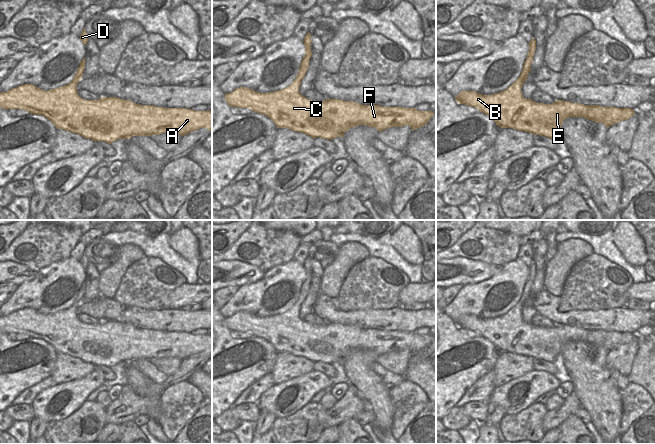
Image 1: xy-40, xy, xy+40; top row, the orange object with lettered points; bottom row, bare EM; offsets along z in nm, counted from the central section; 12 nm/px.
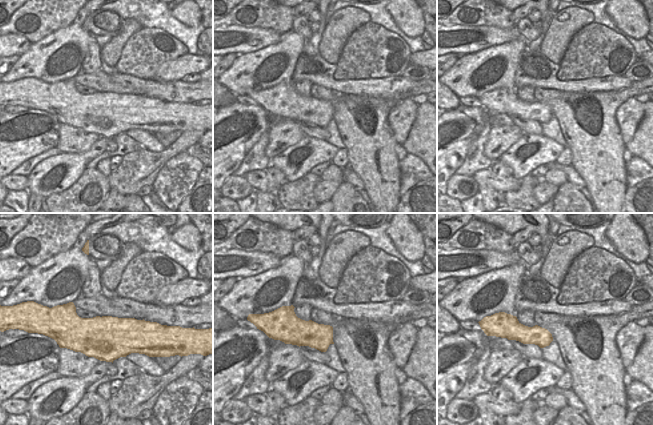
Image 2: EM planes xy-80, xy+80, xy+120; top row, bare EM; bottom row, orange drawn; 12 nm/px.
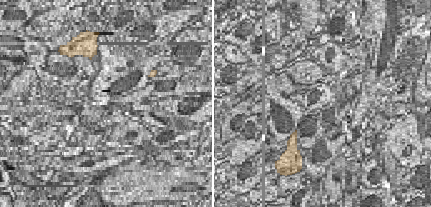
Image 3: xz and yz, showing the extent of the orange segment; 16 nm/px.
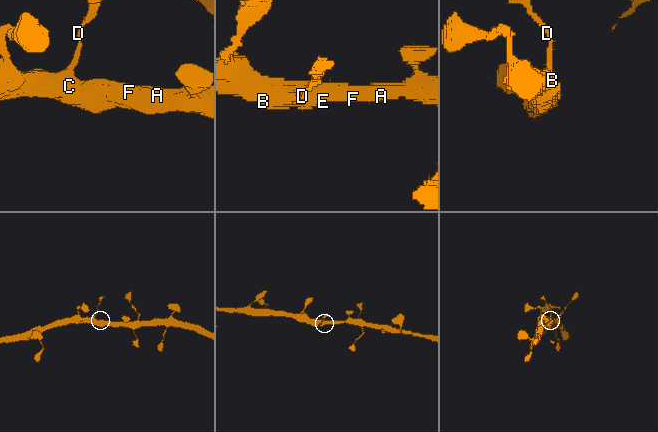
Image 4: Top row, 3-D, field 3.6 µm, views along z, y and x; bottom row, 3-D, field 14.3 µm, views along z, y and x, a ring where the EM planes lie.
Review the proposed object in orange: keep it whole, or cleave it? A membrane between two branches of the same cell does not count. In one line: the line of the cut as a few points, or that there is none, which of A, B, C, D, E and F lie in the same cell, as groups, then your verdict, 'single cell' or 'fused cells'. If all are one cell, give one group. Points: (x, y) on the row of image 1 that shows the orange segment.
no cut; A B C D E F; single cell

